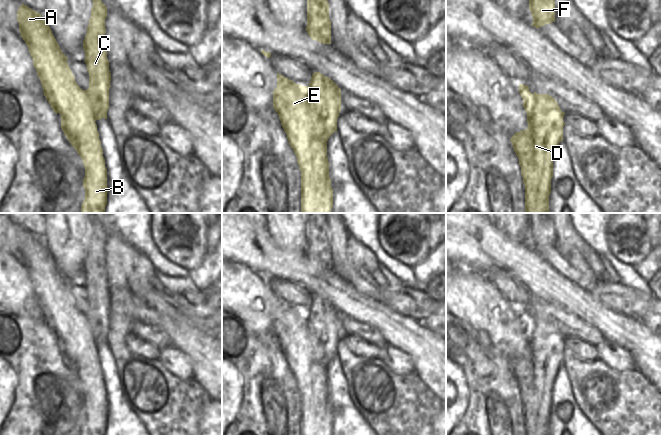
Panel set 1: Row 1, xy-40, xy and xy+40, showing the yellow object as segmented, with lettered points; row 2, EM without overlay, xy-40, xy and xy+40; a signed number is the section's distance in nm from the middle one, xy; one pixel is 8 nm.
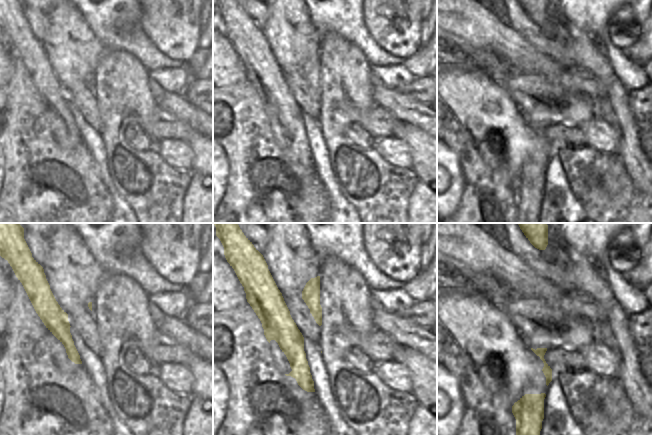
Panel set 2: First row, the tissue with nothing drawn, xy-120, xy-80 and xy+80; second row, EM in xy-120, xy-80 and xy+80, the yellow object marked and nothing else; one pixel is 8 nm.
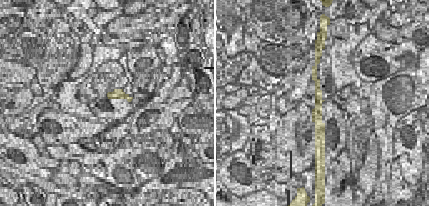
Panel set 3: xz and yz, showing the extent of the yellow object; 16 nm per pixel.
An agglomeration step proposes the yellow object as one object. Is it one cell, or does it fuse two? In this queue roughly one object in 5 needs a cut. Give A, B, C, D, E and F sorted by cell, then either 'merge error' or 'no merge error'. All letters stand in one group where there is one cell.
A B D E / C F | merge error

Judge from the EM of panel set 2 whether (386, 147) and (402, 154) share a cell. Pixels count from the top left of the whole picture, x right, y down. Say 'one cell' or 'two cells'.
one cell

